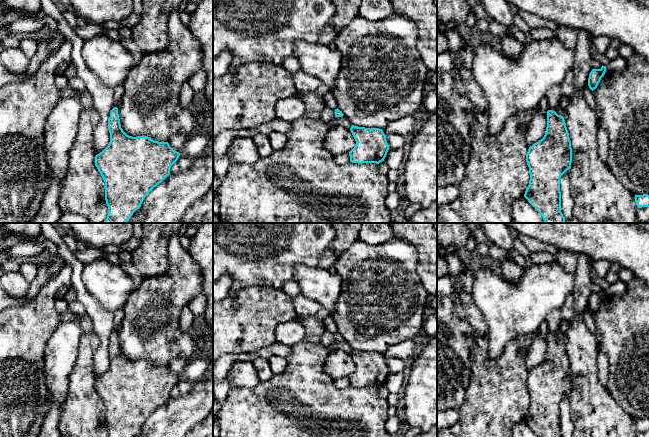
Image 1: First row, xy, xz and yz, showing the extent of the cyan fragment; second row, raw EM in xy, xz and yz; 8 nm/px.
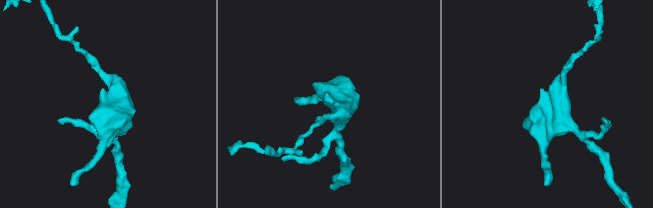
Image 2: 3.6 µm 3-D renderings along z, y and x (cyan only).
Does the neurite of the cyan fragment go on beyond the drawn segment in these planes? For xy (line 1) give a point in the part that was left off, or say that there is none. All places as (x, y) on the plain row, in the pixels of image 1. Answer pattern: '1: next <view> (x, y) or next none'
1: next none

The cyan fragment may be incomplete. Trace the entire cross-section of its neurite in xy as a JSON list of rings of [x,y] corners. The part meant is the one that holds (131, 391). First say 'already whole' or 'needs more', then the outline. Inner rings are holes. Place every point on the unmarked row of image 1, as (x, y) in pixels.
already whole | [[[117,331],[110,336],[108,354],[110,366],[94,385],[105,406],[108,437],[134,437],[149,416],[170,399],[170,392],[180,377],[173,374],[168,366],[154,365],[148,360],[127,359],[121,352]]]

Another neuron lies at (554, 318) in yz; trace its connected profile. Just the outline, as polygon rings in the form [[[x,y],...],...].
[[[554,309],[551,311],[546,319],[548,323],[548,334],[555,335],[555,332],[560,329],[560,324],[562,321],[562,315],[560,309]]]

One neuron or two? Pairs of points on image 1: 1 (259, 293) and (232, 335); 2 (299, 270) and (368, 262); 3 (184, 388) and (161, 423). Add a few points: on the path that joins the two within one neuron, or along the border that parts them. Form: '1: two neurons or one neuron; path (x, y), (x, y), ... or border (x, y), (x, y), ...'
1: one neuron; path (259, 303), (259, 307), (241, 325)
2: two neurons; border (328, 270), (340, 277), (341, 290)
3: two neurons; border (195, 383), (189, 391), (180, 395)

